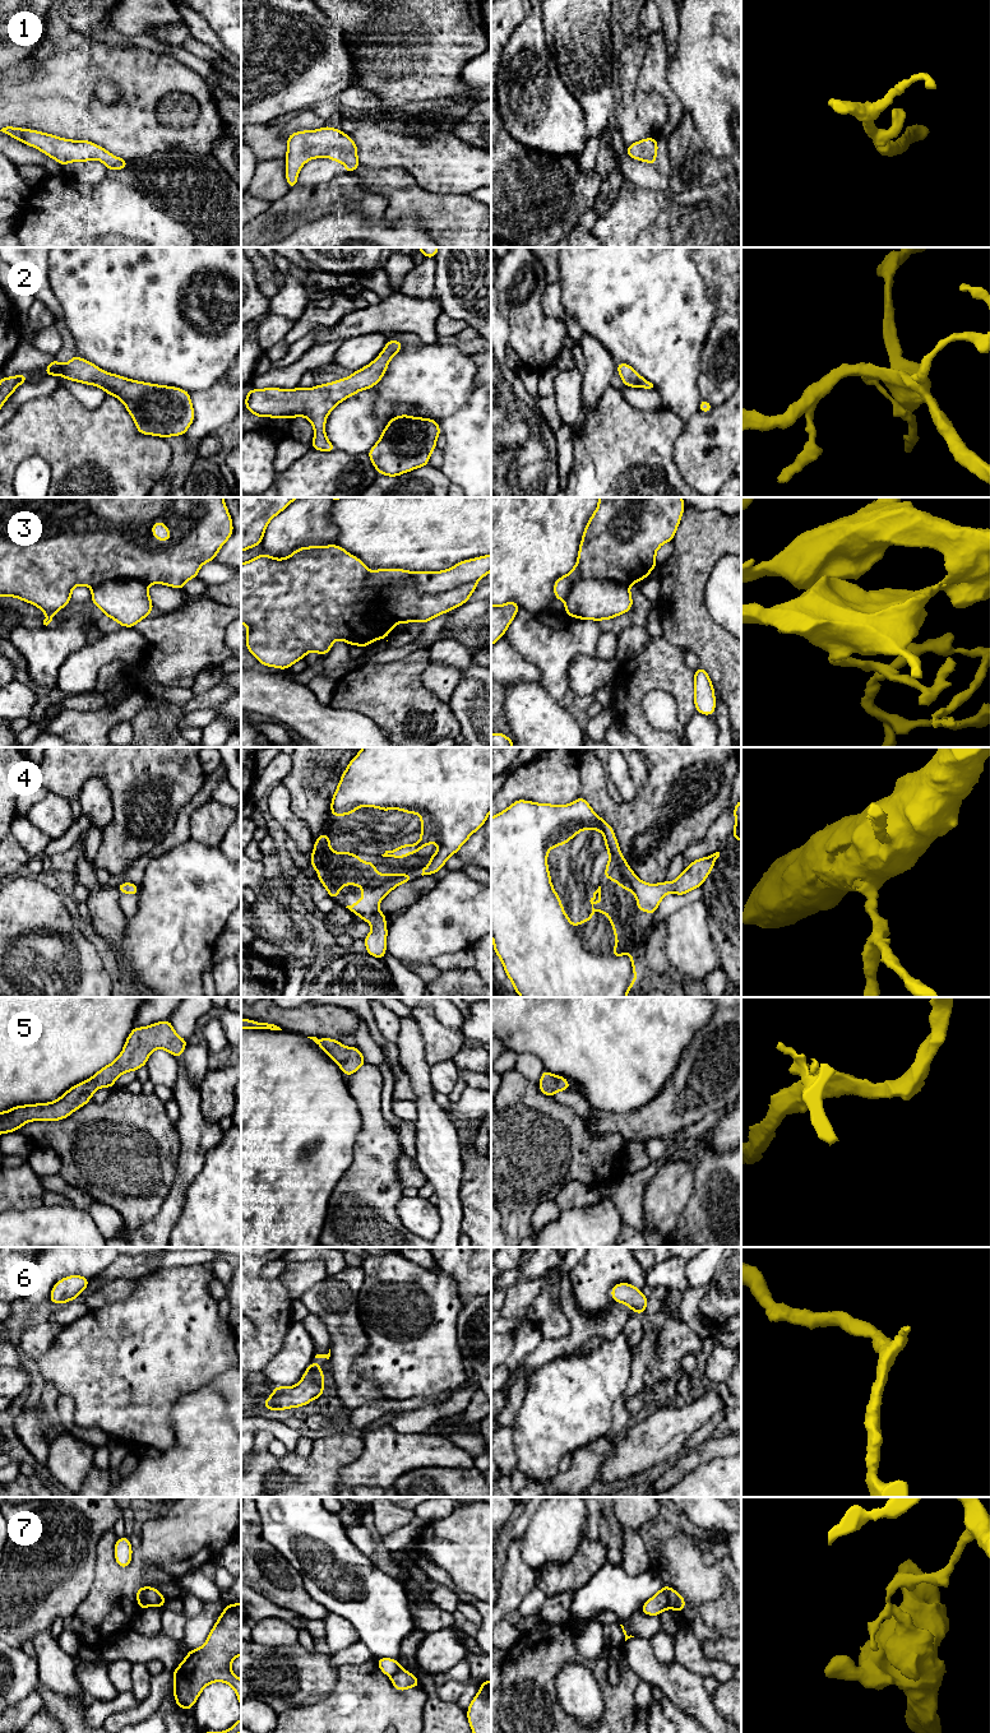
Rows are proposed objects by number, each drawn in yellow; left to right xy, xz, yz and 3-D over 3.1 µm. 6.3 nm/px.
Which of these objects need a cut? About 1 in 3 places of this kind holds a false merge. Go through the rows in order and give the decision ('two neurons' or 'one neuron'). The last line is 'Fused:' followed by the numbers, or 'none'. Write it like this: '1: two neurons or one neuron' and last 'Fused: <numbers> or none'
1: one neuron
2: one neuron
3: two neurons
4: one neuron
5: one neuron
6: one neuron
7: two neurons
Fused: 3, 7

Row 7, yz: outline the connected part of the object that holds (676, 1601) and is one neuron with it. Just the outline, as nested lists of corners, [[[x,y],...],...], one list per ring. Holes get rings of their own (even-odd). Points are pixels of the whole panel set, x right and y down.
[[[672,1588],[669,1590],[669,1603],[670,1608],[675,1609],[677,1613],[685,1609],[685,1598]]]

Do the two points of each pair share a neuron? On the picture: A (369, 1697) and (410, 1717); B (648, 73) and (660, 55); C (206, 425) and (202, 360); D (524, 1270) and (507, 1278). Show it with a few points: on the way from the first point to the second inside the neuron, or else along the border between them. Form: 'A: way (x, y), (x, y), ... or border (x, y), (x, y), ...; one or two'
A: way (379, 1705), (399, 1709); one
B: way (652, 69), (656, 59); one
C: border (222, 378), (206, 389), (190, 393); two
D: way (521, 1272), (510, 1277); one

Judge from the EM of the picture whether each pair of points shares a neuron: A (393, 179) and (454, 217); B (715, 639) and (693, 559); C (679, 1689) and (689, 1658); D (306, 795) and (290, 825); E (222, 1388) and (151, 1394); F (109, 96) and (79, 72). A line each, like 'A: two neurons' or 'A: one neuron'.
A: one neuron
B: one neuron
C: two neurons
D: two neurons
E: two neurons
F: two neurons

